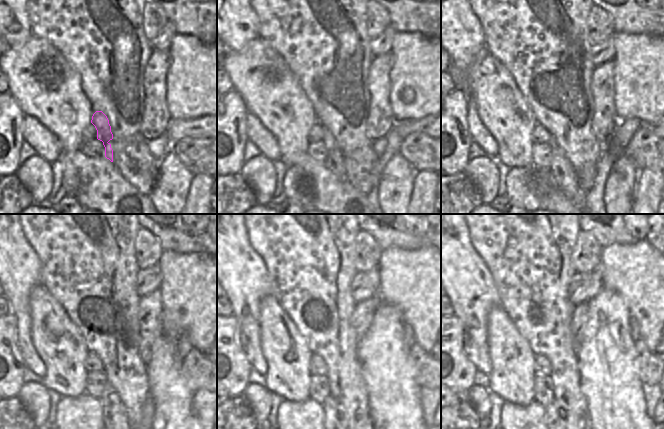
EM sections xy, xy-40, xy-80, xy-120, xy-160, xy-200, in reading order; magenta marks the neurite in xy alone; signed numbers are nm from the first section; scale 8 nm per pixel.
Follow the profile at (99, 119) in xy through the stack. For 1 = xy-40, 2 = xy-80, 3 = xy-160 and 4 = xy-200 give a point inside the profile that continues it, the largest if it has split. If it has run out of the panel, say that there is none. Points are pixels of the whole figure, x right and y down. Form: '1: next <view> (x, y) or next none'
1: next xy-40 (334, 162)
2: next xy-80 (563, 173)
3: next xy-160 (334, 417)
4: next xy-200 (552, 417)

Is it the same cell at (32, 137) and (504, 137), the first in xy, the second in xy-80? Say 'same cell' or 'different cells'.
different cells

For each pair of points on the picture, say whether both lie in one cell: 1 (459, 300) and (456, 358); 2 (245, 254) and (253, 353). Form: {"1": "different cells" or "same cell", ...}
{"1": "different cells", "2": "same cell"}

